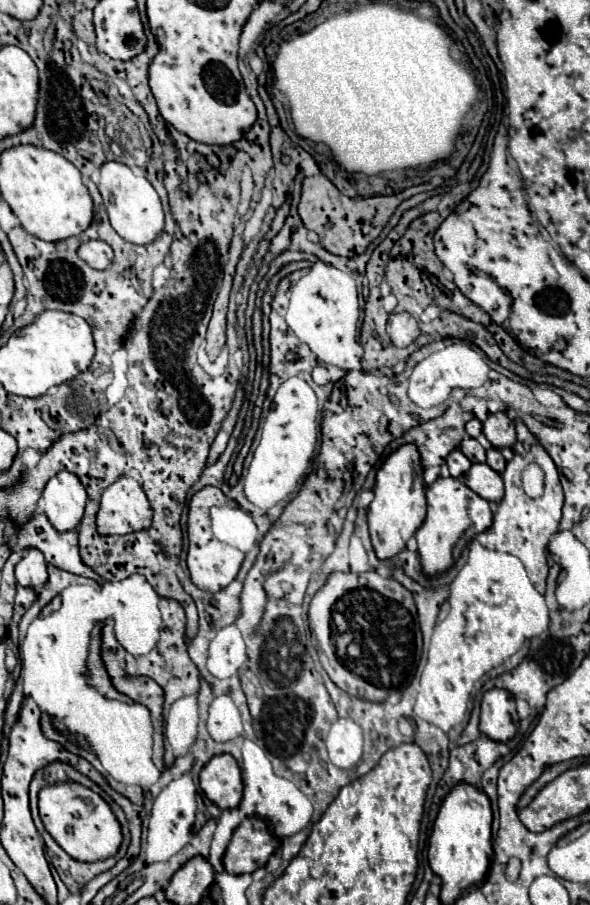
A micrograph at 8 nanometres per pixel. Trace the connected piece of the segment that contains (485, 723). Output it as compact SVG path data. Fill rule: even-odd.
M488 690L482 698L482 714L480 714L480 732L490 740L512 740L516 734L516 724L512 720L514 714L514 698L506 690Z

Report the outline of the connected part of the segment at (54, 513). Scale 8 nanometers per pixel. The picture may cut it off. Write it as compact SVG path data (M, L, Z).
M62 470L44 488L44 514L58 532L78 530L86 506L86 490L80 480Z

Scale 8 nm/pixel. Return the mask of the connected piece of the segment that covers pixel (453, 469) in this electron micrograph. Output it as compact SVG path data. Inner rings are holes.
M460 450L450 452L448 458L446 458L446 464L448 464L448 470L450 470L450 476L452 478L464 476L464 472L468 472L468 468L472 466L472 462Z

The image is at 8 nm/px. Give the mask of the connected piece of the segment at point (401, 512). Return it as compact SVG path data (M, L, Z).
M404 444L376 472L374 500L368 508L368 528L374 552L380 560L388 560L406 548L406 542L416 534L426 516L426 488L422 480L420 454L416 446Z

